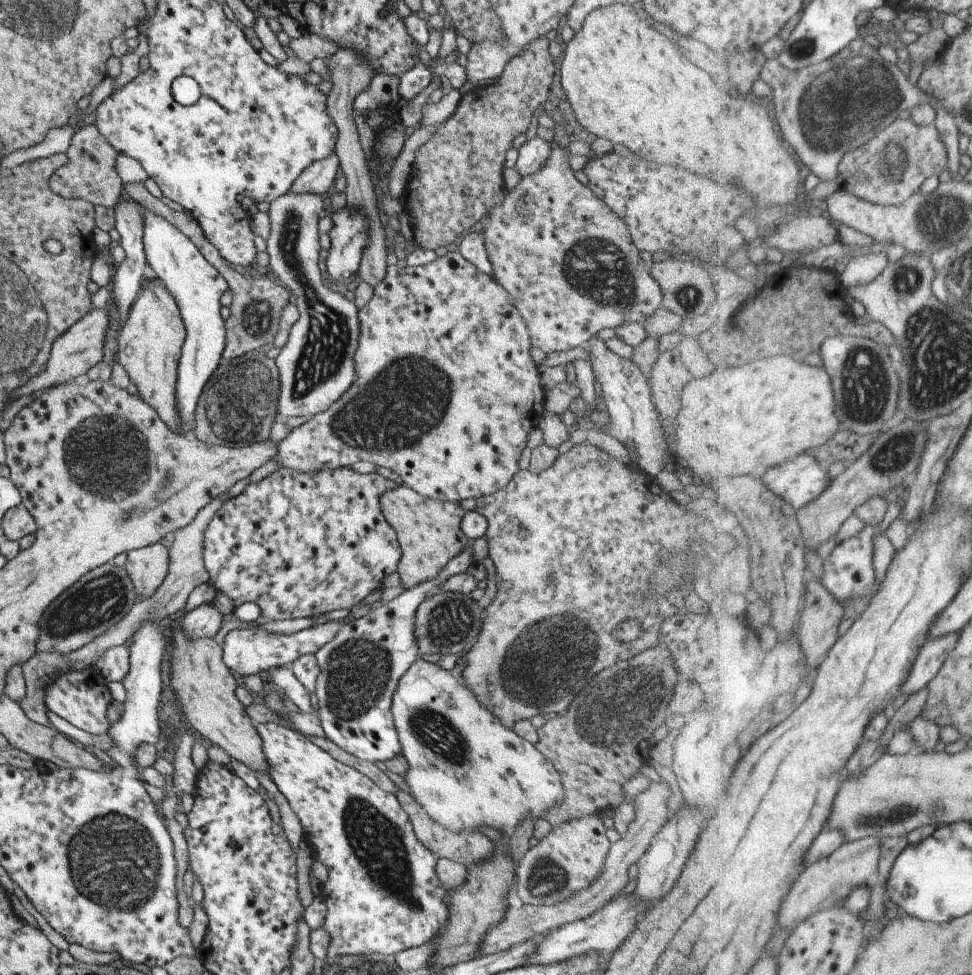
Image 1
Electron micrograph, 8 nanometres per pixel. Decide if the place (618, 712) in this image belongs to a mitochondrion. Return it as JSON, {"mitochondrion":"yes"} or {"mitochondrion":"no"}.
{"mitochondrion":"yes"}

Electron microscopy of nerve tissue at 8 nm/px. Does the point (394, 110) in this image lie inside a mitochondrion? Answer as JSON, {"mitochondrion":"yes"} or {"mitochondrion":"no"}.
{"mitochondrion":"no"}

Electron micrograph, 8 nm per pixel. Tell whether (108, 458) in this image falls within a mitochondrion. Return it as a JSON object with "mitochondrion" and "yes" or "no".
{"mitochondrion":"yes"}

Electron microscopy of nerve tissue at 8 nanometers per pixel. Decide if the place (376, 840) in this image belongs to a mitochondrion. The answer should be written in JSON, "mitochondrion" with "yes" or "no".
{"mitochondrion":"yes"}

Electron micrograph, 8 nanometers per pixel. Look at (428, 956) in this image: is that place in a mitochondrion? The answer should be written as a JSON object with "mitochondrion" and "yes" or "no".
{"mitochondrion":"no"}

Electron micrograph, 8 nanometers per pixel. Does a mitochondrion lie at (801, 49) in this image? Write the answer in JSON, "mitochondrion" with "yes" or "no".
{"mitochondrion":"yes"}

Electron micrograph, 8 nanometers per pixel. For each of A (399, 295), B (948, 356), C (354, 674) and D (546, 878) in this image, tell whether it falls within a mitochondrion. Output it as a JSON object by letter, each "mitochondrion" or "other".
{"A":"other","B":"mitochondrion","C":"mitochondrion","D":"mitochondrion"}

